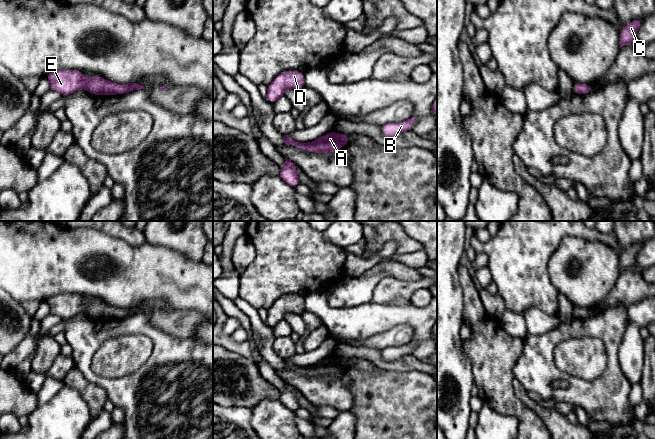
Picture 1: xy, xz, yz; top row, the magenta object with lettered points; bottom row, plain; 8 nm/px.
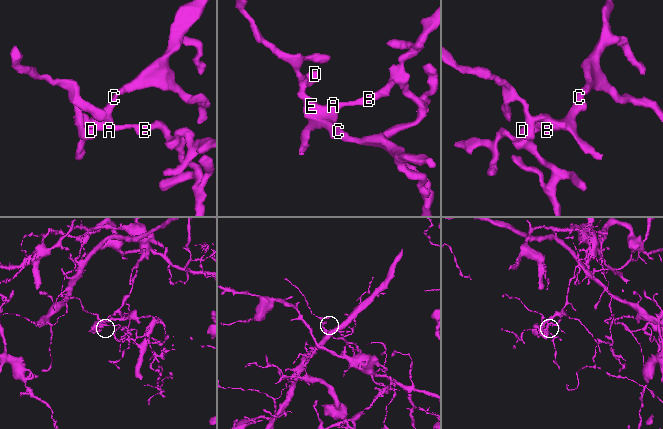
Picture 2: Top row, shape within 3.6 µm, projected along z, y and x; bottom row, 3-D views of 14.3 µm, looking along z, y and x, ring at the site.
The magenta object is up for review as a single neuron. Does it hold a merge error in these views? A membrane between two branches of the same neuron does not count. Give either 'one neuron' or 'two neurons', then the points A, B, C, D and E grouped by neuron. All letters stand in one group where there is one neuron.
one neuron; A B C D E

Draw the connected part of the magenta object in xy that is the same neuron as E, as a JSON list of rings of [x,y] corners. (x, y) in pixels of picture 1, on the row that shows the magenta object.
[[[61,69],[49,73],[45,78],[50,84],[50,90],[65,96],[79,89],[86,89],[91,95],[121,95],[134,90],[146,90],[139,83],[117,84],[99,75],[86,79],[79,70]]]

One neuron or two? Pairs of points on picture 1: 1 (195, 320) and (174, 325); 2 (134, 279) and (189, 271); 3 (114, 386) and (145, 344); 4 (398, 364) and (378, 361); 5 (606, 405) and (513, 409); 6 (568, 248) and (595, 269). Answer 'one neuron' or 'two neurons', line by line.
1: one neuron
2: one neuron
3: two neurons
4: one neuron
5: two neurons
6: one neuron

